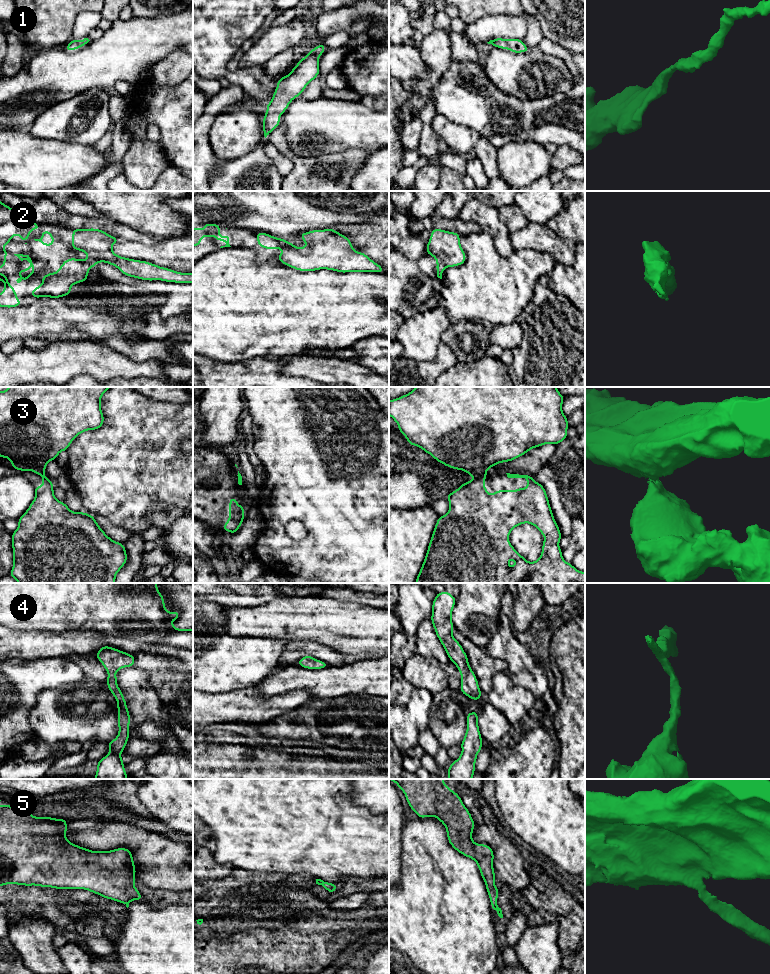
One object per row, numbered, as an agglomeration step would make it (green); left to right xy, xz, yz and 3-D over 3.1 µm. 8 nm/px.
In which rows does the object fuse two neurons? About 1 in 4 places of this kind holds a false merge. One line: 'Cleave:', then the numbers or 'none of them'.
Cleave: 3

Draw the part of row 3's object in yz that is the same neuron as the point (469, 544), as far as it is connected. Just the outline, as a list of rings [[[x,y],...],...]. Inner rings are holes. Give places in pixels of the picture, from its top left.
[[[506,473],[508,478],[526,478],[527,488],[522,486],[518,490],[496,490],[494,494],[487,493],[487,487],[483,485],[486,481],[486,475],[482,477],[475,477],[472,481],[462,483],[462,485],[454,490],[452,493],[447,494],[450,508],[444,516],[439,516],[429,542],[425,559],[415,580],[415,583],[585,583],[585,572],[577,570],[572,564],[566,562],[562,557],[562,550],[559,547],[559,542],[562,535],[559,526],[554,519],[551,506],[547,497],[545,488],[540,483],[536,482],[529,474],[520,473]],[[524,523],[529,523],[538,528],[540,533],[545,537],[542,544],[542,553],[538,560],[528,562],[522,555],[520,555],[515,548],[511,545],[508,537],[511,531]]]

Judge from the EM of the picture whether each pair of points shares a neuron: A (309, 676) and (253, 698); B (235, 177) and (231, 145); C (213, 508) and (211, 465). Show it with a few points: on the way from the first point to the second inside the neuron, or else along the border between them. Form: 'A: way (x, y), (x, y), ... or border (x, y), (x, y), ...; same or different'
A: border (251, 686), (264, 698), (271, 698), (284, 693); different
B: border (254, 147), (246, 154), (223, 162); different
C: way (223, 497), (222, 476); same

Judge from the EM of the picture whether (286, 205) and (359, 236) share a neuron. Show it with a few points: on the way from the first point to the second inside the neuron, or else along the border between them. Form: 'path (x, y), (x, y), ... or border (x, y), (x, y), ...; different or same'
border (358, 222), (337, 223), (329, 227); different

